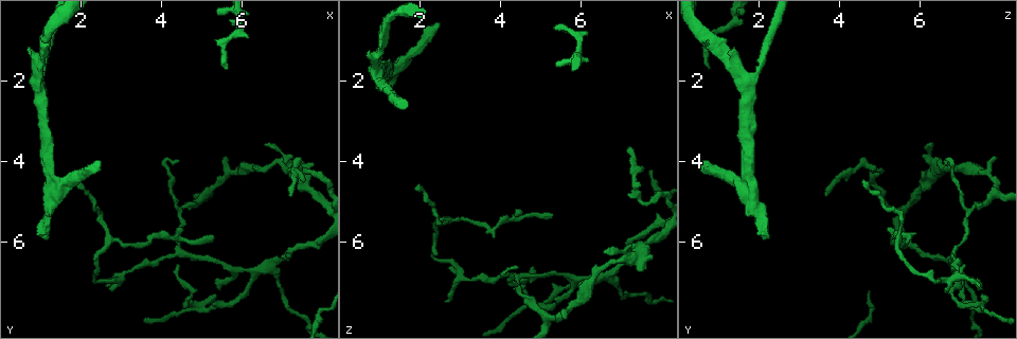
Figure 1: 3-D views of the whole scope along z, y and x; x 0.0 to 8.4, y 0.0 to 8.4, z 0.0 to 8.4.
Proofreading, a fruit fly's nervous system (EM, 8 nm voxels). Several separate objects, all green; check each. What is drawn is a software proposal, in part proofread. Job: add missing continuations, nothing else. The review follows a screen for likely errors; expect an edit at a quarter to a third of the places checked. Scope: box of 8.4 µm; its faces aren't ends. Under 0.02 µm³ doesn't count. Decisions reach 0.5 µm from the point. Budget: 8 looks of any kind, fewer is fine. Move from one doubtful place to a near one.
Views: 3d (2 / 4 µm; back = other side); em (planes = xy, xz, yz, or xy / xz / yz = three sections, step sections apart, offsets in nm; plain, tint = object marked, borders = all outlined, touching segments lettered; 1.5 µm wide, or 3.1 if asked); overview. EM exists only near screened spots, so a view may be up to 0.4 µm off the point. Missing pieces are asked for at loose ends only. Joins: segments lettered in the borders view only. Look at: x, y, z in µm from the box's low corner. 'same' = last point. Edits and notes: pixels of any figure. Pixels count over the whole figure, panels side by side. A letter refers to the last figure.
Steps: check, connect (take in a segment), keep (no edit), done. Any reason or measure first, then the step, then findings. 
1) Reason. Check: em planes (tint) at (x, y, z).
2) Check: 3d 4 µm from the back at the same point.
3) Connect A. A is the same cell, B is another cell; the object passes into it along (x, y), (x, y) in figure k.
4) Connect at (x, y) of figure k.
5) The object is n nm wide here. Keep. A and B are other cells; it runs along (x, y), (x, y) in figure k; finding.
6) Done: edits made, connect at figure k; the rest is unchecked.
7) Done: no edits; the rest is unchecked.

Tapers out. Check: 3d 4 µm at (6.60, 3.60, 6.20).

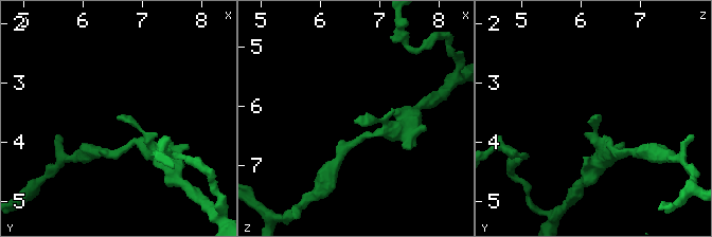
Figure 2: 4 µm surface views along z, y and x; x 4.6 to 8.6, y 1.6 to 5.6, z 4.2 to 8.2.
Shape alone is not enough. Check: em planes (borders) at (6.60, 3.60, 6.20).

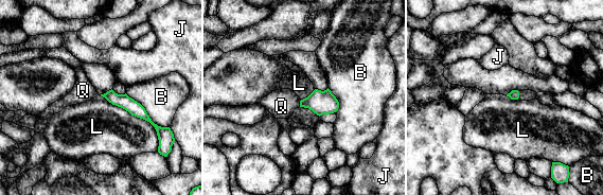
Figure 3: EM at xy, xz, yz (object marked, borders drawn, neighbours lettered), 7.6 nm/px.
Connect Q. Q is the same cell, B, J and L are other cells; the neuron continues.

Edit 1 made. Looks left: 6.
Branch stops here. Check: 3d 2 µm at (7.20, 4.85, 3.70).

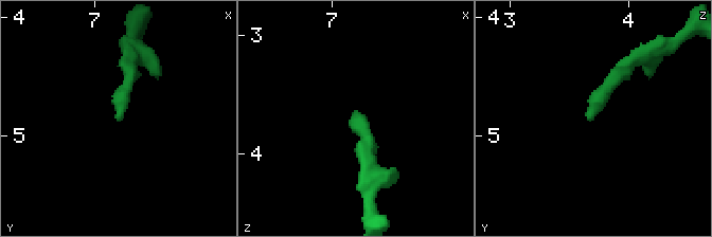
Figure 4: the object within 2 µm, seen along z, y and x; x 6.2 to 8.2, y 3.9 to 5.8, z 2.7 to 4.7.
Need the tissue. Check: em xy step 4 (borders) at (7.16, 4.82, 3.68).

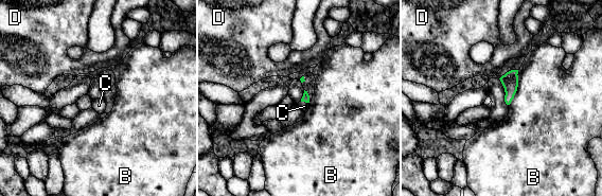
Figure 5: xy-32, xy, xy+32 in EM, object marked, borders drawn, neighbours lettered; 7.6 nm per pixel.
Cut it another way. Check: em planes (borders) at the same point.

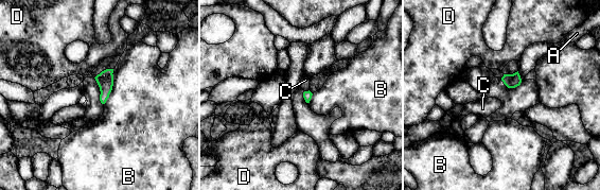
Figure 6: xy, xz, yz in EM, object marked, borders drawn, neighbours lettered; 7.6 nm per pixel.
Connect C. C is the same cell, A, B and D are other cells; the object passes into it along (306, 94), (306, 91), (305, 80) in figure 6; it goes on there.

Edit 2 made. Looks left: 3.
An open end. Check: 3d 2 µm at (1.00, 5.85, 2.20).

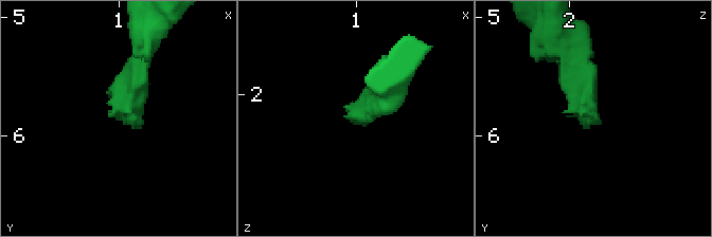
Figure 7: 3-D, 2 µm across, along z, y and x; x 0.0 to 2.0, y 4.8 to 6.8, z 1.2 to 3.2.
Need the tissue. Check: em xz step 8 (tint) at (0.98, 5.88, 2.22).

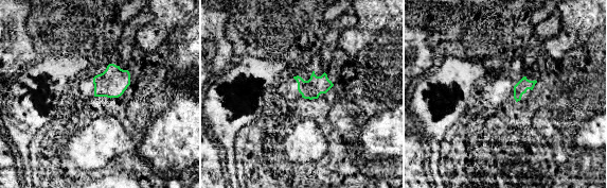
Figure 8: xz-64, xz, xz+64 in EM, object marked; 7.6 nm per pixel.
Check: em planes (borders) at the same point.

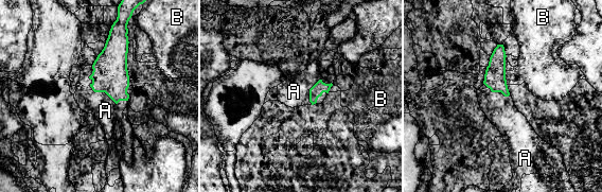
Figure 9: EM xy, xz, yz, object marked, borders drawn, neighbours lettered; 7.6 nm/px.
The longest contact is with A, 400 nm. Connect A. A is the same cell, B is another cell; it goes on there.

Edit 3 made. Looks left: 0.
Done: edits made, connect at figure 3, connect at figure 6, connect at figure 9; the rest is unchecked.

